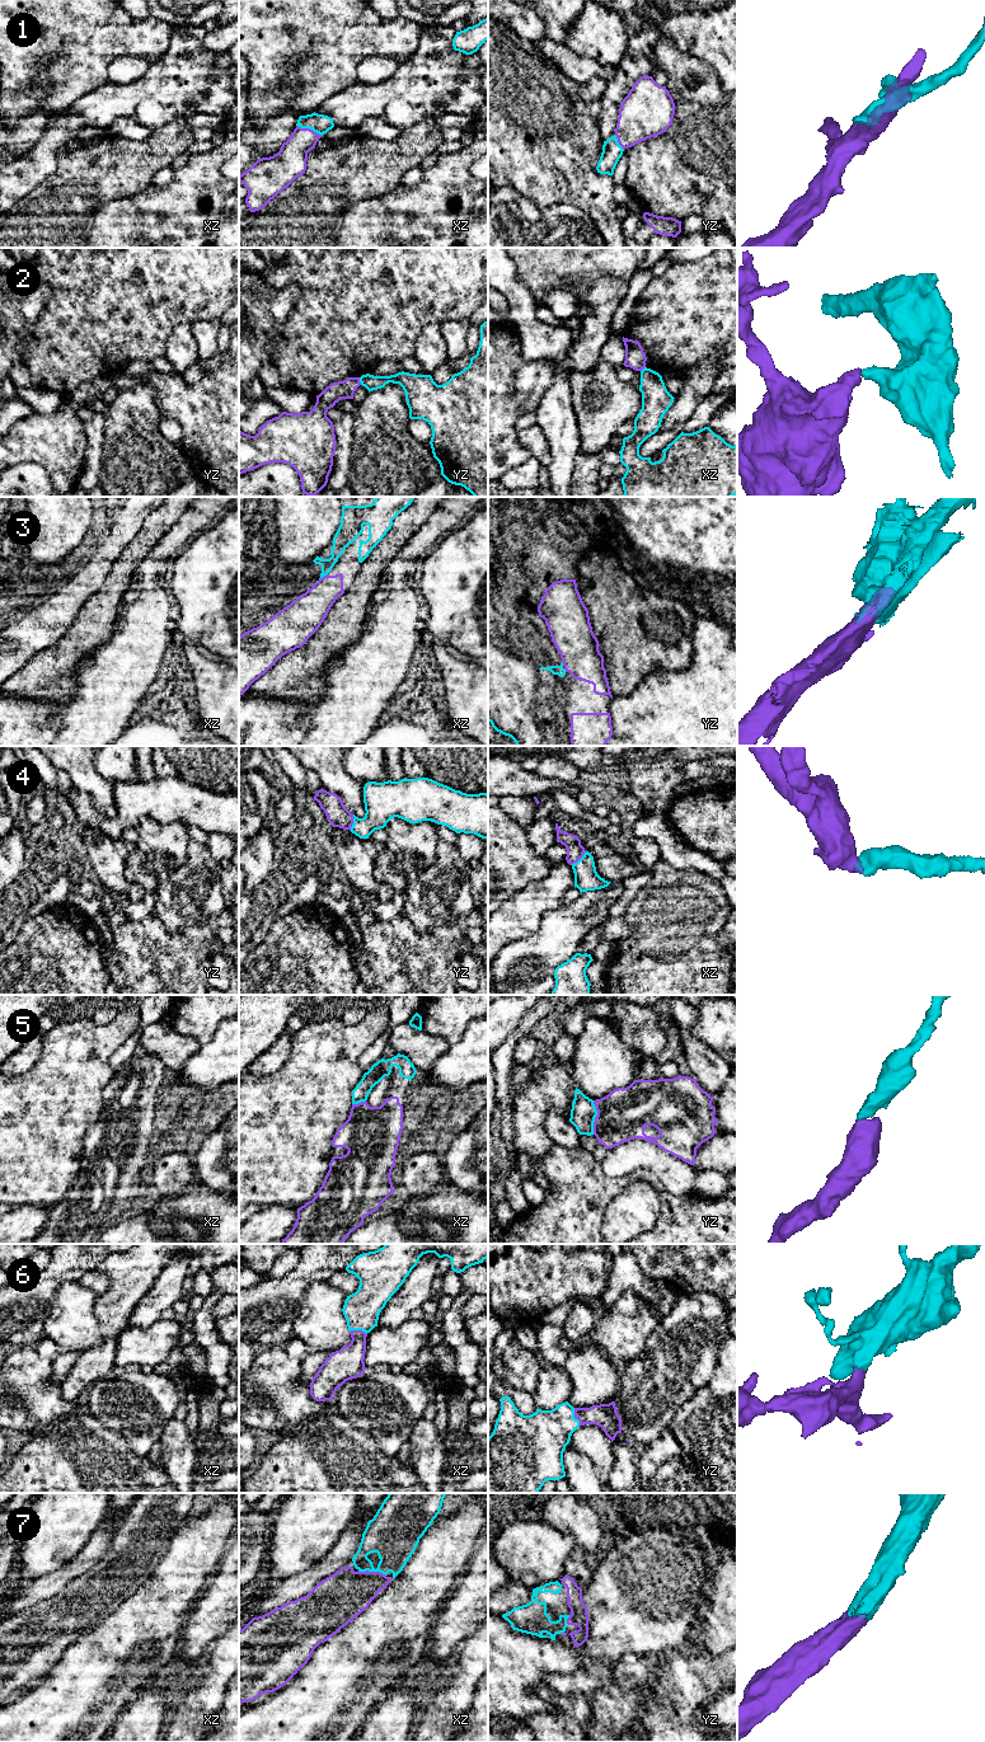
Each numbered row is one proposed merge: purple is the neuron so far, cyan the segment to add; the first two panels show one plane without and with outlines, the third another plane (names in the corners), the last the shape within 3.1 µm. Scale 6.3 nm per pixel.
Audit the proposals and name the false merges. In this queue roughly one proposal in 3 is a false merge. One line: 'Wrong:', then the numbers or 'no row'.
Wrong: 2

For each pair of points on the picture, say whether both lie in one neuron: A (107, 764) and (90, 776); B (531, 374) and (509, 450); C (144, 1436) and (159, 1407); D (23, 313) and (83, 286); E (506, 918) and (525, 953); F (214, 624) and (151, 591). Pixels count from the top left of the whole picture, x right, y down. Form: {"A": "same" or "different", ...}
{"A": "different", "B": "same", "C": "same", "D": "different", "E": "different", "F": "different"}

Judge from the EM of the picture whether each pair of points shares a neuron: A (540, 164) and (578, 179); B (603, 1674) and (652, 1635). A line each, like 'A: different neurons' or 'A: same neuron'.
A: same neuron
B: same neuron

